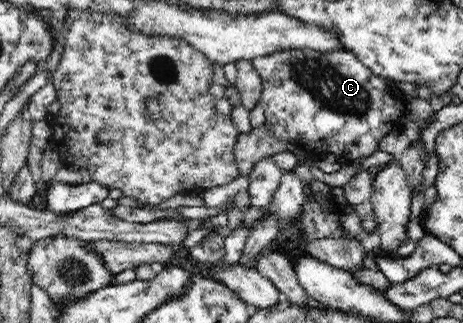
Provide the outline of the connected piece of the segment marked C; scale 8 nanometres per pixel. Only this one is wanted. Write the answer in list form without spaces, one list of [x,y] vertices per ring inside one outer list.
[[[308,48],[279,50],[251,60],[262,81],[262,98],[259,100],[267,122],[274,136],[309,155],[325,152],[337,157],[346,152],[346,160],[366,158],[378,150],[379,140],[389,132],[403,130],[406,113],[403,92],[400,92],[389,79],[374,74],[349,50],[319,53]]]

